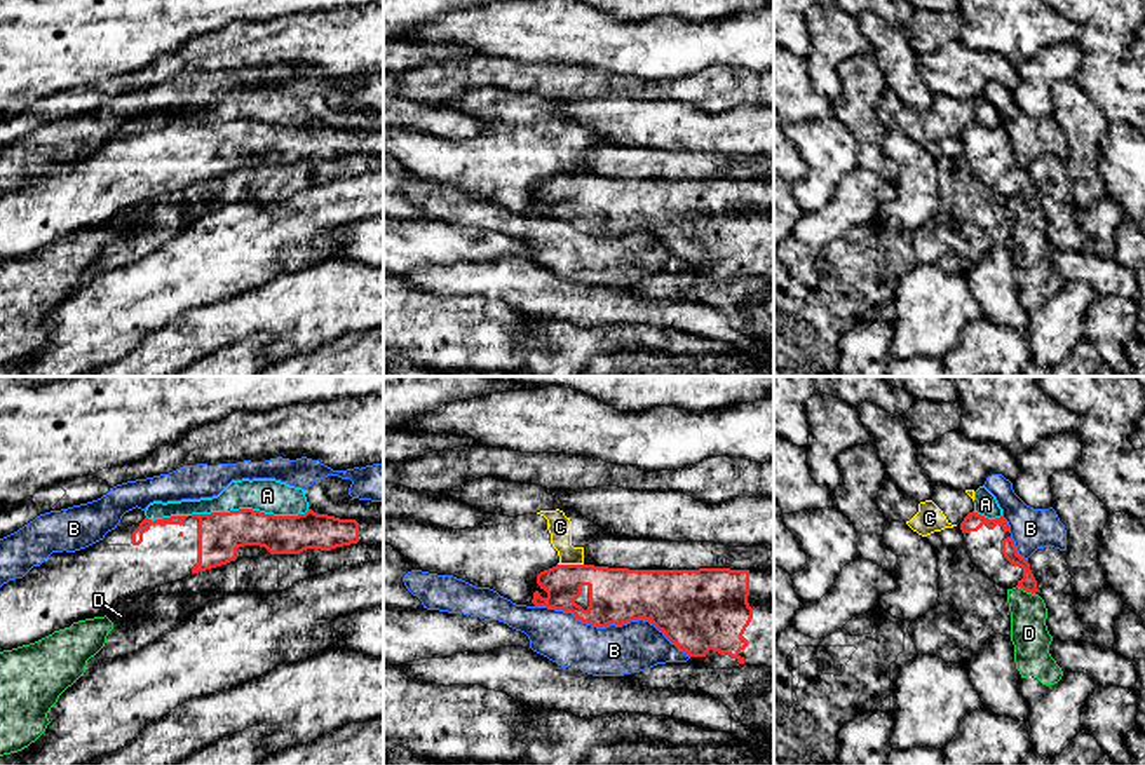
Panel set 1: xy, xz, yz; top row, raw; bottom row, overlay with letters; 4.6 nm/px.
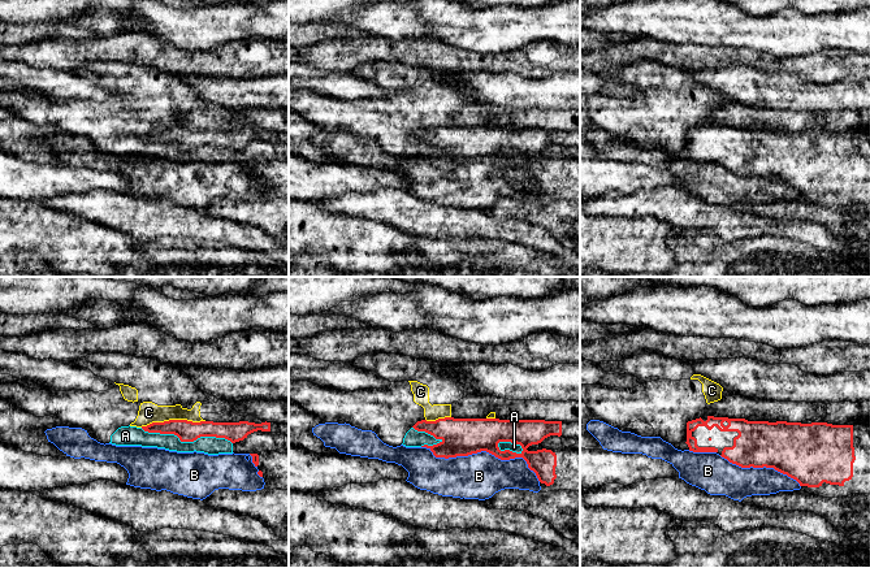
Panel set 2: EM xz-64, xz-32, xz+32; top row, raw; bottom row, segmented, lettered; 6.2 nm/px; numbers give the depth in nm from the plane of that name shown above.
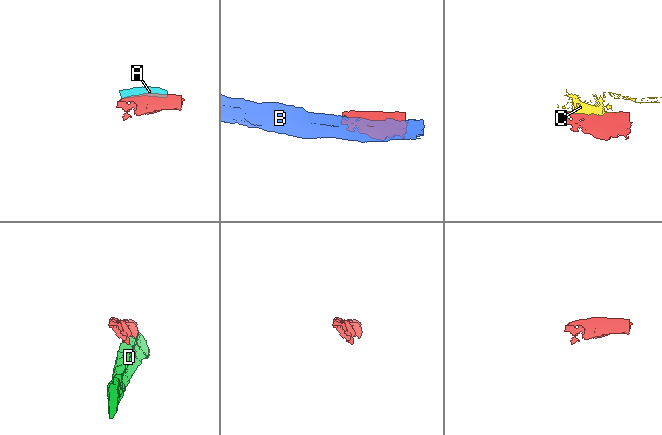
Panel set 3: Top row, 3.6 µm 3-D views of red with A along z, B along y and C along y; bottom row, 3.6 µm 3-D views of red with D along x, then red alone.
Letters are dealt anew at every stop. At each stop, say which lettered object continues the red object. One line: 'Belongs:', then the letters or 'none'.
Belongs: none

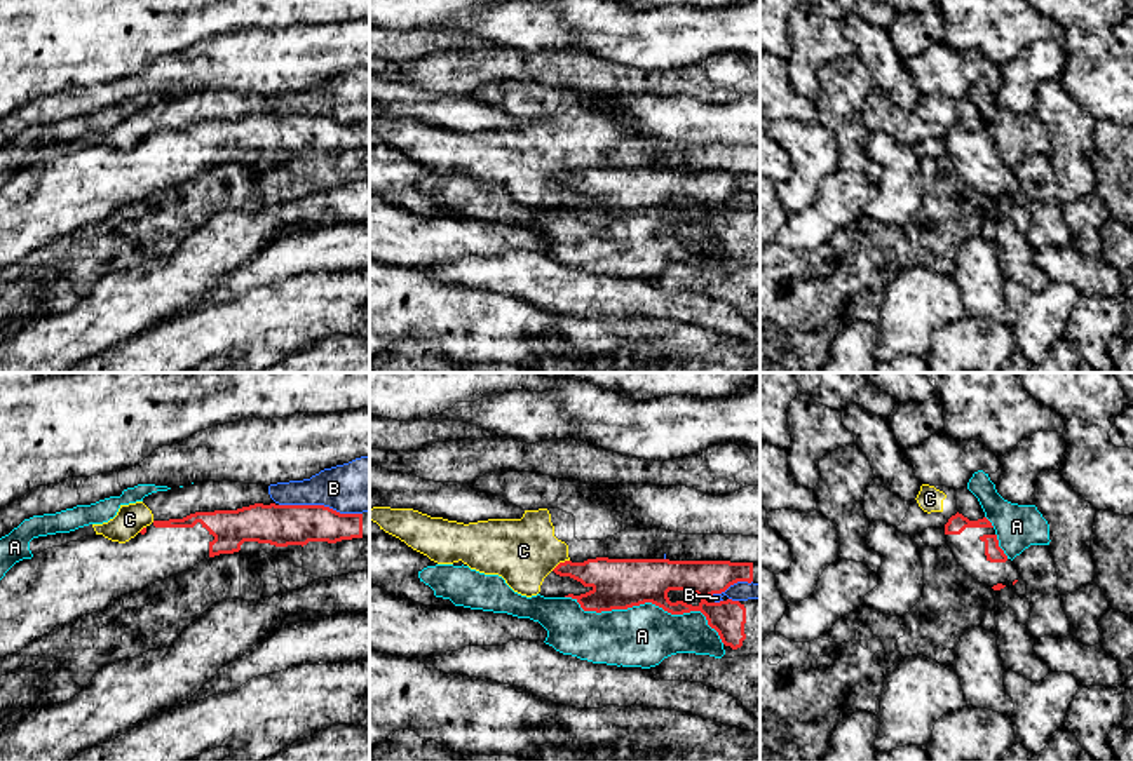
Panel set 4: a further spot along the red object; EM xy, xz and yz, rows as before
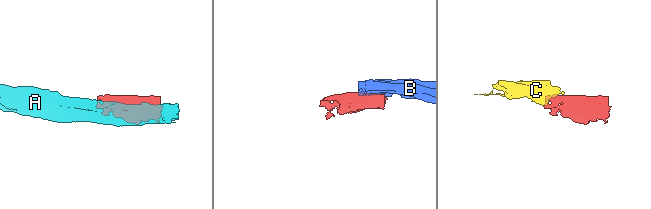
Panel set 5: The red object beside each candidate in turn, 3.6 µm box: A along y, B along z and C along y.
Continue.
Belongs: none

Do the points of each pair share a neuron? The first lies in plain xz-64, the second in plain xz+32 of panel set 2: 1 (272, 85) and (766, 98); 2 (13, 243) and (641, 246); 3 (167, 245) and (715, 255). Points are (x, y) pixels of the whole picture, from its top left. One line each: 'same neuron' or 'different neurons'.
1: same neuron
2: same neuron
3: same neuron

